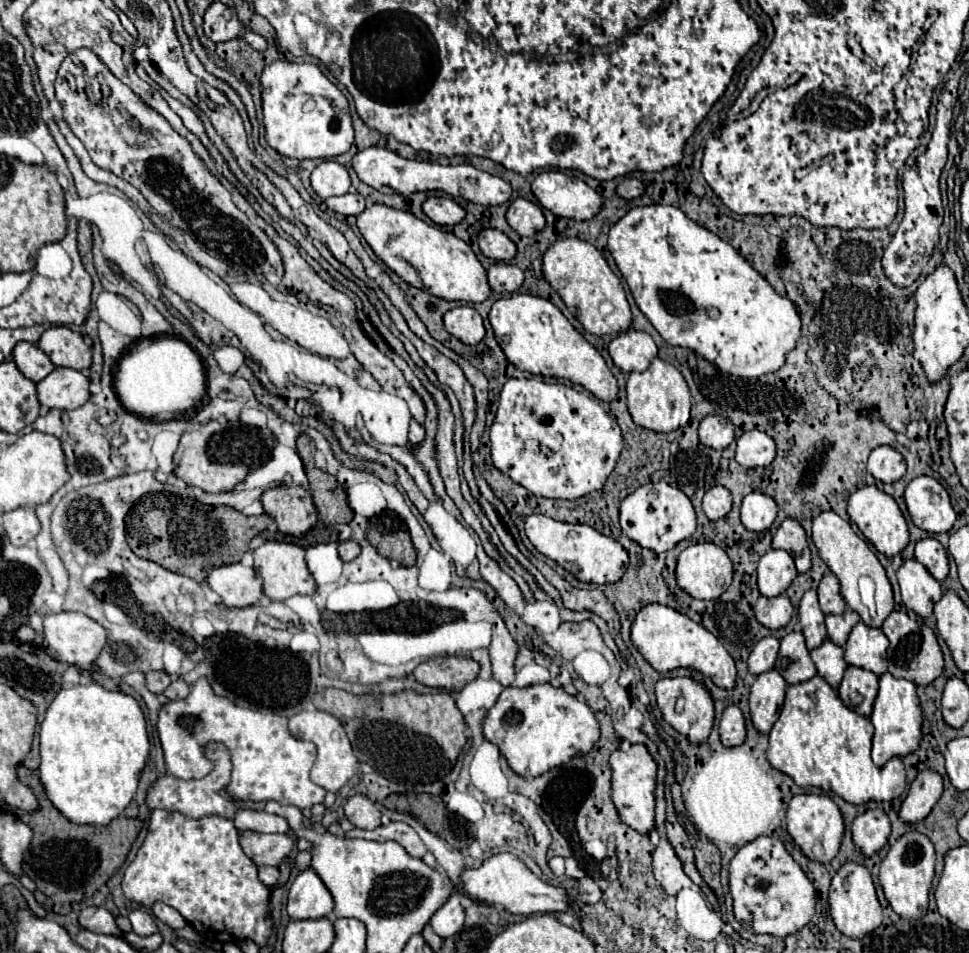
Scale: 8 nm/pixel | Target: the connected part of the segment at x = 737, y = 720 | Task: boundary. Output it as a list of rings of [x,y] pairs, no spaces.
[[[730,704],[720,718],[720,740],[724,746],[740,746],[746,740],[746,722],[736,704]]]

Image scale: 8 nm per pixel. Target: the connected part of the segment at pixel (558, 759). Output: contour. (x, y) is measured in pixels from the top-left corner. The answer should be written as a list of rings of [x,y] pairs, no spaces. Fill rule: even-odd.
[[[508,686],[486,714],[484,736],[500,748],[508,766],[518,776],[540,776],[550,768],[566,764],[572,756],[588,754],[600,738],[600,724],[590,706],[568,694],[562,686]]]

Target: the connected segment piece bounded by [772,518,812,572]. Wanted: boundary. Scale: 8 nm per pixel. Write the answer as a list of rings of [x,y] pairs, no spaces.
[[[786,518],[778,532],[774,534],[772,540],[774,548],[782,548],[790,554],[794,554],[794,562],[798,572],[808,572],[812,566],[812,556],[810,556],[810,546],[808,546],[808,538],[806,532],[802,528],[802,524],[794,518]]]

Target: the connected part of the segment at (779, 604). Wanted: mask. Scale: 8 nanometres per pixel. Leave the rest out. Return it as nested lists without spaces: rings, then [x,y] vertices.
[[[780,594],[780,596],[774,596],[774,598],[760,596],[758,602],[756,602],[756,608],[754,608],[756,620],[762,626],[772,628],[772,630],[786,626],[792,618],[792,612],[794,612],[794,606],[790,604],[786,594]]]

